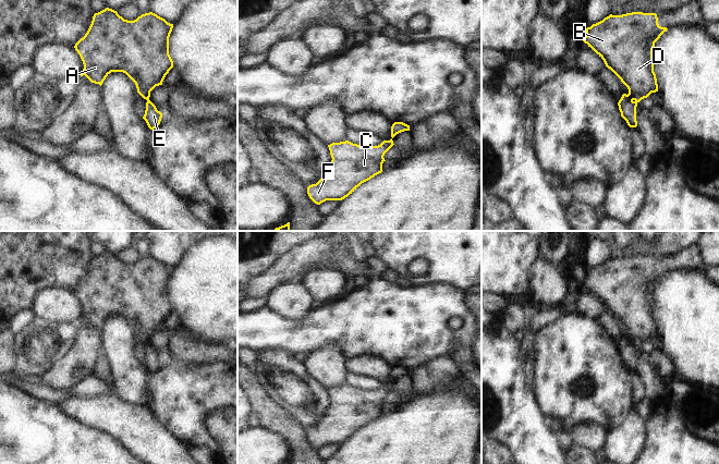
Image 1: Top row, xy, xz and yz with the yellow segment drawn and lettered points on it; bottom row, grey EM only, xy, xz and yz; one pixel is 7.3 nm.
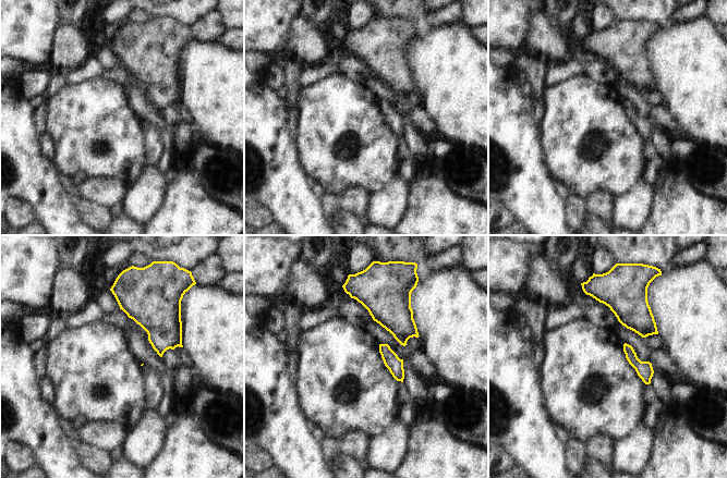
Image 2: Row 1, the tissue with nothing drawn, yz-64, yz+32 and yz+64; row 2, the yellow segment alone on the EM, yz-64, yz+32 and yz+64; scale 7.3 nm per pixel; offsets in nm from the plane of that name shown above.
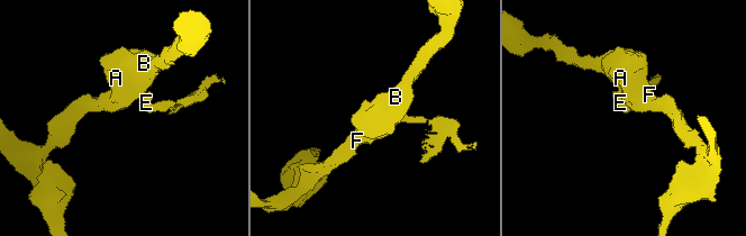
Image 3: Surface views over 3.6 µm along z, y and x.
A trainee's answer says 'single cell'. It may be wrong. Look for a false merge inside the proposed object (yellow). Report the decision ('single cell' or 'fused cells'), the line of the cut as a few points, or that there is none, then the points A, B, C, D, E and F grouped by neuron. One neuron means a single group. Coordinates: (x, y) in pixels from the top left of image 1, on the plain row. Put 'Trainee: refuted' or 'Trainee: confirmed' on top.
Trainee: refuted
fused cells | yz (628, 338), (632, 344) | A B C D F / E

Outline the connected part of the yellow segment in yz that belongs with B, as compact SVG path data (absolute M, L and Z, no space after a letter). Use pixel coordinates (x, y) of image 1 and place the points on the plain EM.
M632 256L612 259L586 272L583 285L588 289L627 331L631 344L639 346L651 337L658 335L654 316L653 293L655 286L667 276L667 271L658 268L656 257Z

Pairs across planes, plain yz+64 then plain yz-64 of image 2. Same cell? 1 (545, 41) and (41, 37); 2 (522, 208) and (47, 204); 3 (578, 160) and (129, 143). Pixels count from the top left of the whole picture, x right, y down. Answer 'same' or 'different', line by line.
1: different
2: same
3: same

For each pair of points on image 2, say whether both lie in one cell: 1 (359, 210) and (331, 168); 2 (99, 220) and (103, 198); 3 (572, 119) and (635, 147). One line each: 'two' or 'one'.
1: two
2: two
3: one

